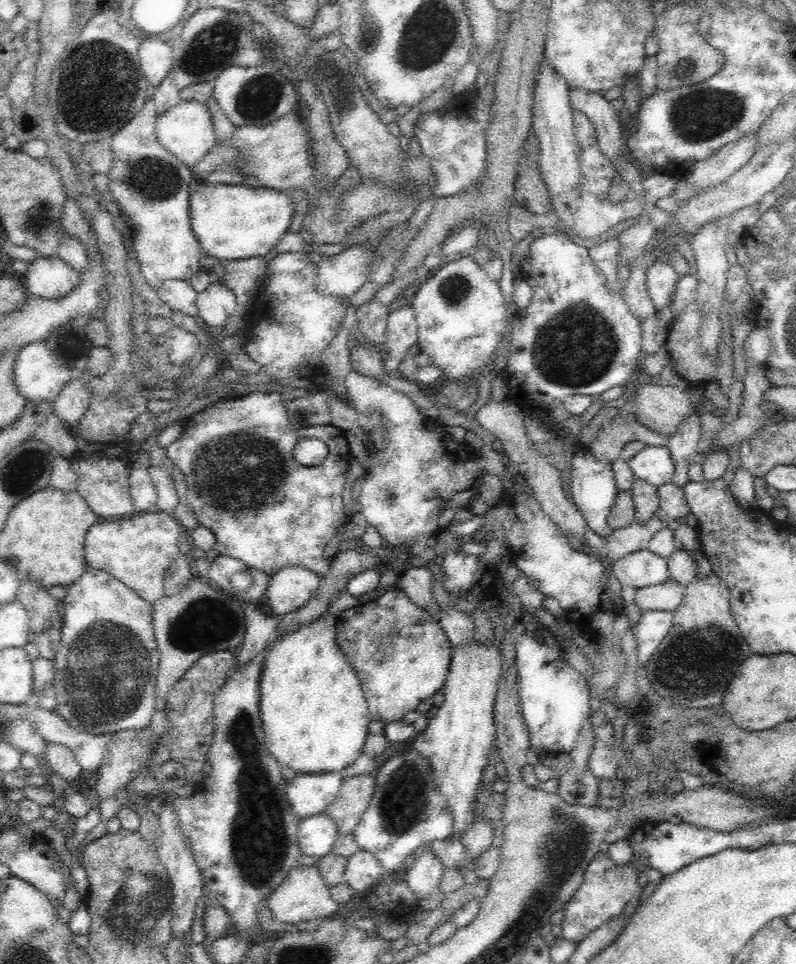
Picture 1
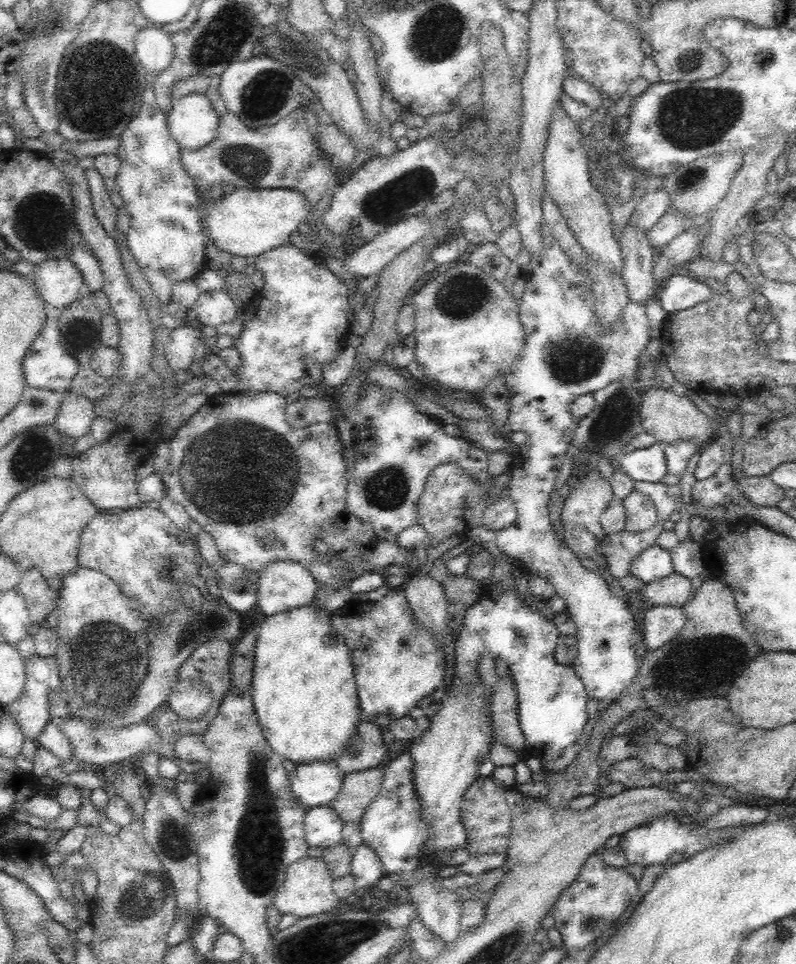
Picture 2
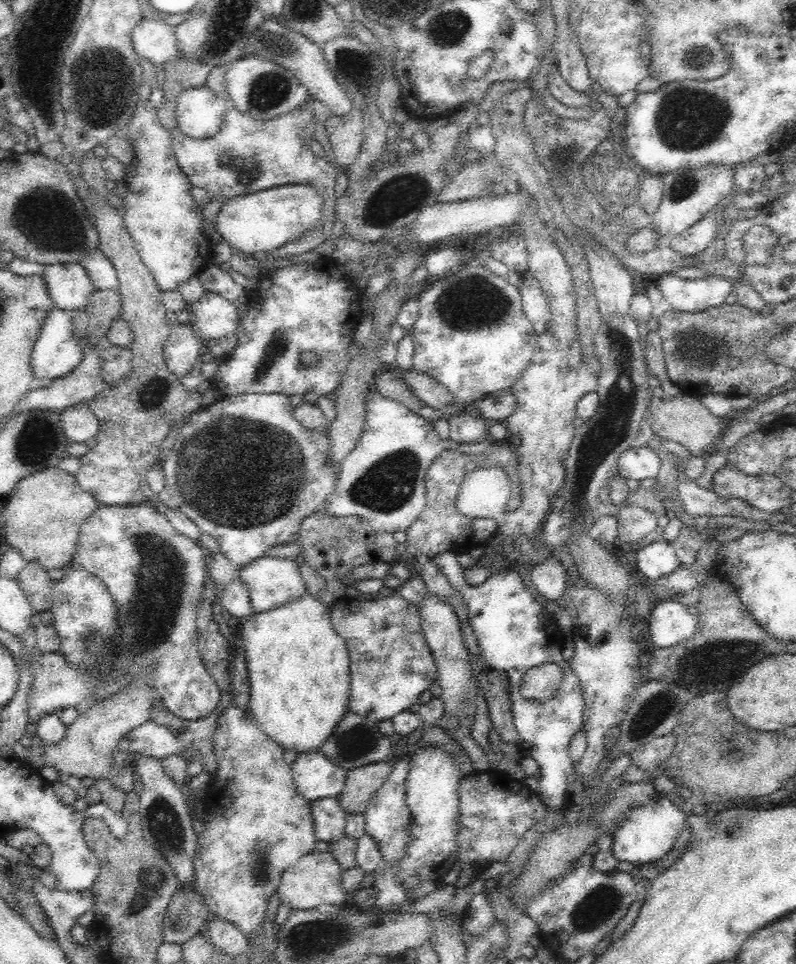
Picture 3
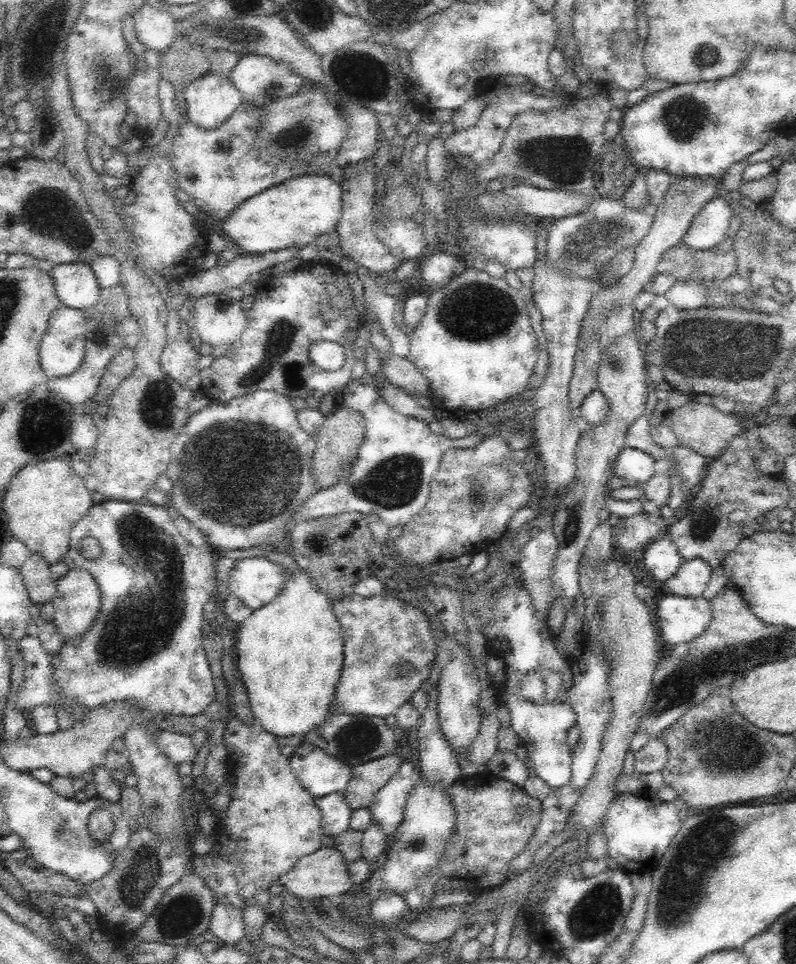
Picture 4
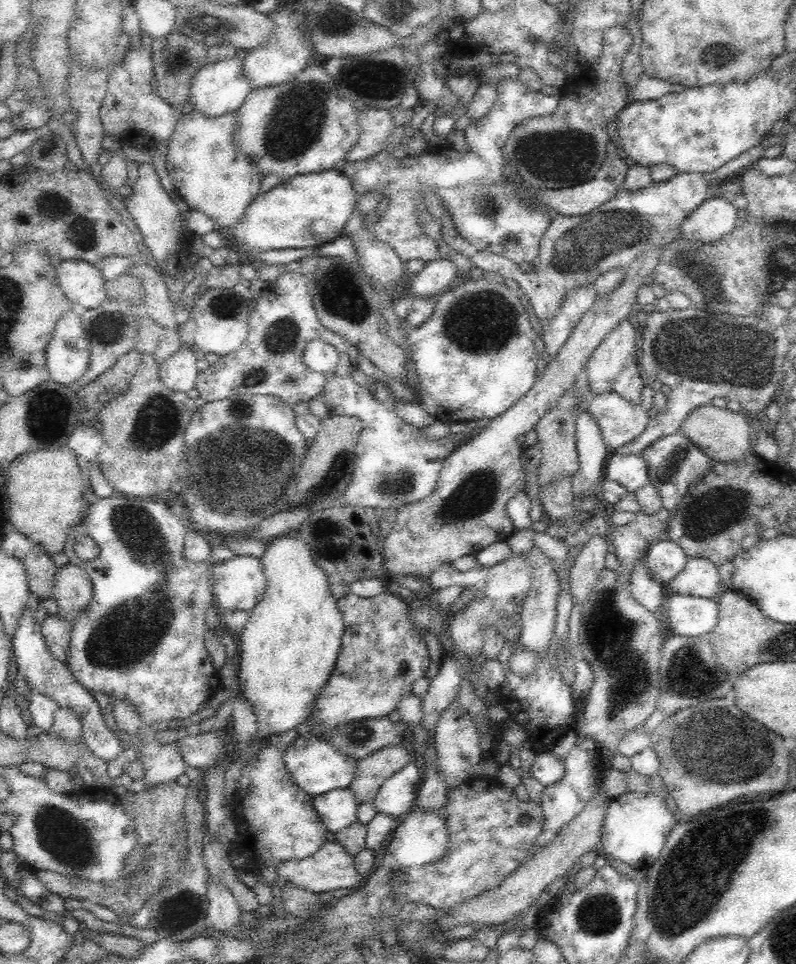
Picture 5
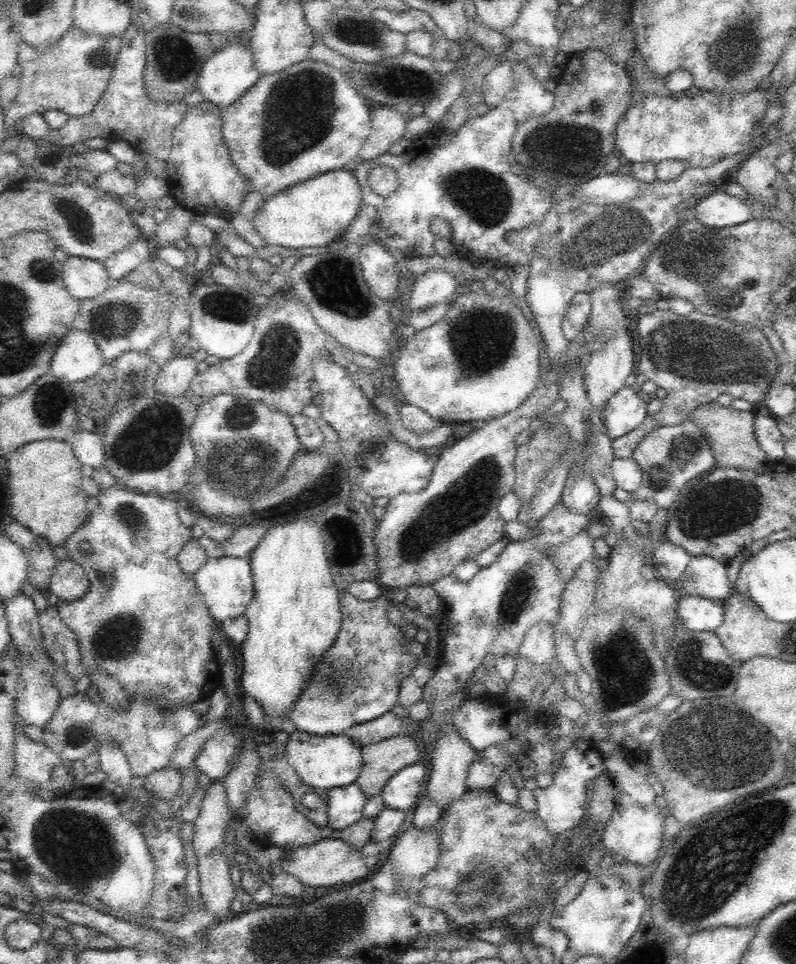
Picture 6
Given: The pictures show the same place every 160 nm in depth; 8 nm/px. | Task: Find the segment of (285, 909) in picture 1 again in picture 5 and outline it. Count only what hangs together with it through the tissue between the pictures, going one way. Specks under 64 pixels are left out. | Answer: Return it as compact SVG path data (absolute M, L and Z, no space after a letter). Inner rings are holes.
M326 841L324 846L320 846L320 850L309 858L300 861L280 862L280 865L275 868L278 875L282 876L287 882L312 893L328 892L328 890L338 890L338 888L352 888L358 882L364 882L365 878L356 871L354 855L346 852L344 846L338 841Z

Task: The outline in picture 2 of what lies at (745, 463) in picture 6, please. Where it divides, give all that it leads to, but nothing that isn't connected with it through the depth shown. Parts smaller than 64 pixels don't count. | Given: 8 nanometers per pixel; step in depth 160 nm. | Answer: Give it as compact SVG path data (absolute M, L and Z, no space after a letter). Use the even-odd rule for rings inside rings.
M650 387L642 393L640 405L641 426L648 434L652 434L655 442L669 445L678 441L692 441L696 446L706 442L710 437L717 435L717 425L721 418L712 419L698 410L689 394L675 394L671 389Z

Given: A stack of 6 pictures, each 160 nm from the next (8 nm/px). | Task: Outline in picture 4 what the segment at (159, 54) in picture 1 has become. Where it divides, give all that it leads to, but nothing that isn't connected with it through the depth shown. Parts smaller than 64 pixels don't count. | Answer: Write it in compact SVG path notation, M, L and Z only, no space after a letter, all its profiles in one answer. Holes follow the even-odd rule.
M148 3L144 4L134 12L133 23L141 44L159 53L180 35L177 20L163 5L162 10L158 10Z

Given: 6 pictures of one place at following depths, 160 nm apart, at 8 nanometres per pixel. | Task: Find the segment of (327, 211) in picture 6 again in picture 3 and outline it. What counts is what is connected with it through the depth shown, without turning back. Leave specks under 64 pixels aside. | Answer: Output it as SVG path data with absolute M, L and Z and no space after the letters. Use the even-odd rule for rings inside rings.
M311 184L284 185L227 200L219 211L215 227L232 250L236 249L246 258L256 251L271 254L284 243L322 224L322 207L320 193Z

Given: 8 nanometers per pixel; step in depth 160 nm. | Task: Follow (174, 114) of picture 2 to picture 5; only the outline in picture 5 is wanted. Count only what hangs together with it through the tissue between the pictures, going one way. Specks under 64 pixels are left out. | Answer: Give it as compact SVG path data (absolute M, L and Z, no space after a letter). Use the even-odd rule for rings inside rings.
M239 55L203 66L192 79L189 100L194 104L194 108L205 116L222 116L236 112L252 90L254 88L245 77L242 58Z

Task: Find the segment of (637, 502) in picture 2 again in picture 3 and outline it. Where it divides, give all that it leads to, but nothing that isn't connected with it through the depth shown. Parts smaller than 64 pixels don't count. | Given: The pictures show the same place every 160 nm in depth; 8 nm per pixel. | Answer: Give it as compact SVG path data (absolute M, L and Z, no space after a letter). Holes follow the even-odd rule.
M634 504L620 507L618 519L617 544L628 546L654 531L658 525L656 513Z

